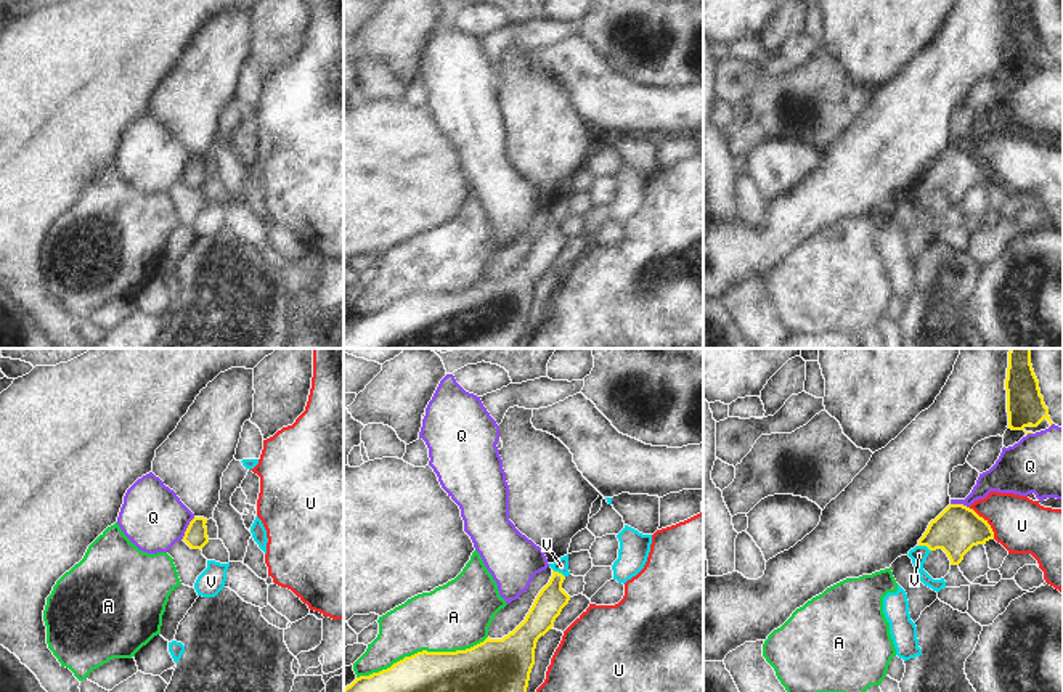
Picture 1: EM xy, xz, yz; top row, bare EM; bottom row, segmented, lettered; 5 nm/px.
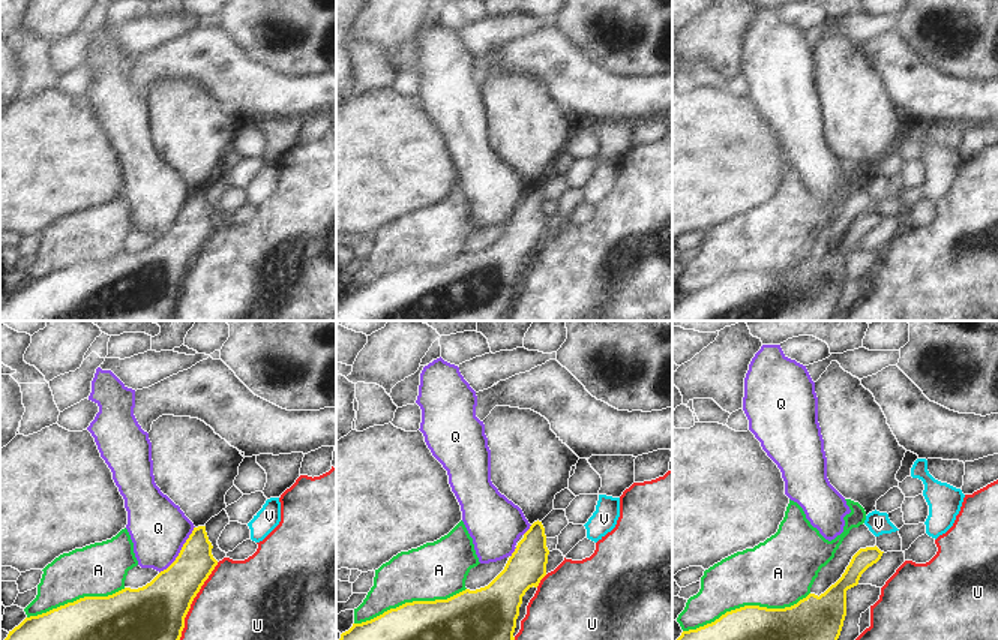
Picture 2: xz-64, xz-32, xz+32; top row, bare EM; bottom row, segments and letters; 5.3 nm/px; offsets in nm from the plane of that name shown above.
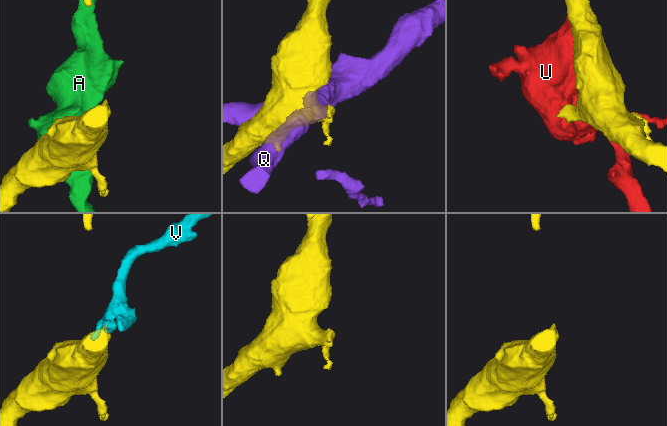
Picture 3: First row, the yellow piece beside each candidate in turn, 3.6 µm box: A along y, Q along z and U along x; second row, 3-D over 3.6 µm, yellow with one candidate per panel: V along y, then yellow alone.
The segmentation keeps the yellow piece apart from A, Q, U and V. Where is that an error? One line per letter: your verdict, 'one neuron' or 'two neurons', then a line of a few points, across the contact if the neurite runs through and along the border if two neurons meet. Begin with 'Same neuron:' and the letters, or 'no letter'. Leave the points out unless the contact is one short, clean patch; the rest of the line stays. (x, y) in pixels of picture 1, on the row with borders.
Same neuron: V
A: two neurons
Q: two neurons
U: two neurons
V: one neuron; line xz (551, 599), (557, 572), (561, 565)

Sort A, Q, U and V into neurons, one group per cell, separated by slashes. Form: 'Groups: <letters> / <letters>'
Groups: A / Q / U / V

